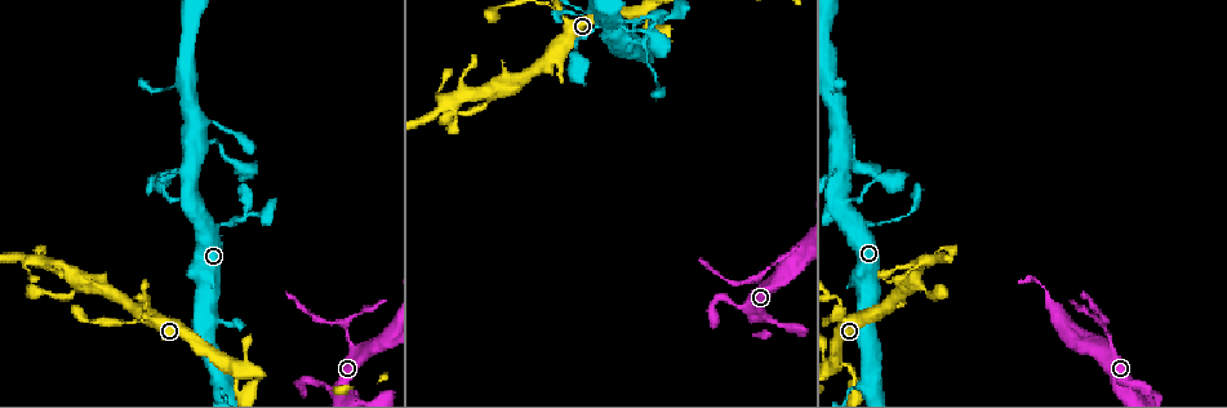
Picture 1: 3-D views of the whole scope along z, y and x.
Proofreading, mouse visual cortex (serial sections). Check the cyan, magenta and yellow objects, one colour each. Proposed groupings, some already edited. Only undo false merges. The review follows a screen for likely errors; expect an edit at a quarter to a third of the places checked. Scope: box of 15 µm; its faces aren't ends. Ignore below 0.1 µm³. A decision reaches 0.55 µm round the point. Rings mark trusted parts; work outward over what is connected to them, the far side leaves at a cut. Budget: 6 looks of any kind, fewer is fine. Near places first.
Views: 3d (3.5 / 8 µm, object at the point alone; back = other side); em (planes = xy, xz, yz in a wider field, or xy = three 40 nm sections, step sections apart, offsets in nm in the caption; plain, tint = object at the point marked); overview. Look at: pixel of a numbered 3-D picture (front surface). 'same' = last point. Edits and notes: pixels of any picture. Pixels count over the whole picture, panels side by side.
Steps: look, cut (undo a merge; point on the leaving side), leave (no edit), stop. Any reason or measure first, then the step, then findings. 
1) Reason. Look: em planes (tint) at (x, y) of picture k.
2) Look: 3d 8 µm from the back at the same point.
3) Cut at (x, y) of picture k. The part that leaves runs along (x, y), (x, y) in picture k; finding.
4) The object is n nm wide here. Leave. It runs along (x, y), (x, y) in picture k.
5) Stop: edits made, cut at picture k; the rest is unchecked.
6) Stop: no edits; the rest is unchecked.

Sharp bend. Look: 3d 8 µm at (839, 365) of picture 1.

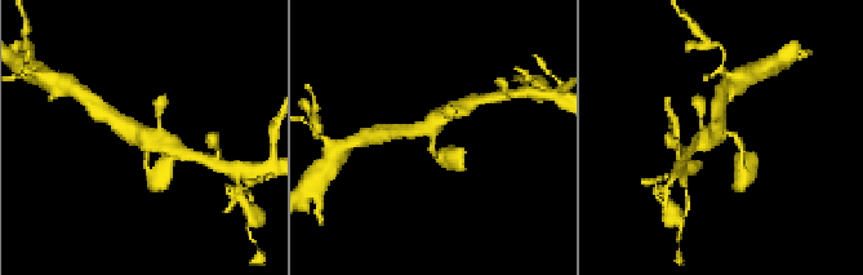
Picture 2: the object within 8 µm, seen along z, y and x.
Look: em xy step 2 (tint) at (144, 131) of picture 2.

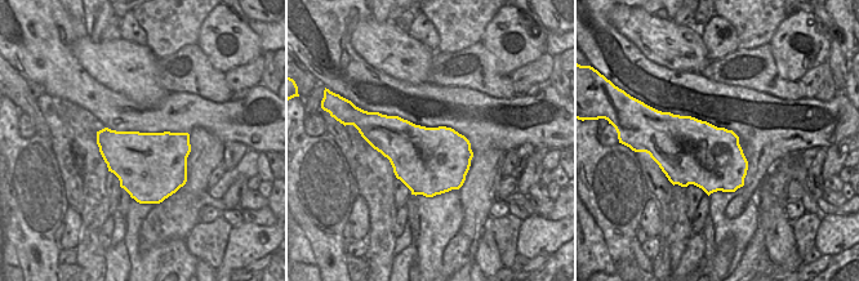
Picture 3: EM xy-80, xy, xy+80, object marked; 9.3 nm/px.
Leave. It runs along (111, 118), (143, 133), (147, 155) in picture 2; one cell here.

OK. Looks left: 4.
Sudden change in width. Look: 3d 3.5 µm at (348, 343) of picture 1.

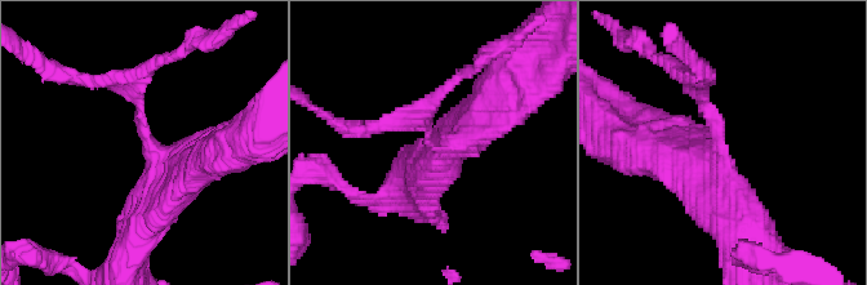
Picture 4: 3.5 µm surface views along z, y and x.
Look: em planes (tint) at (433, 144) of picture 4.

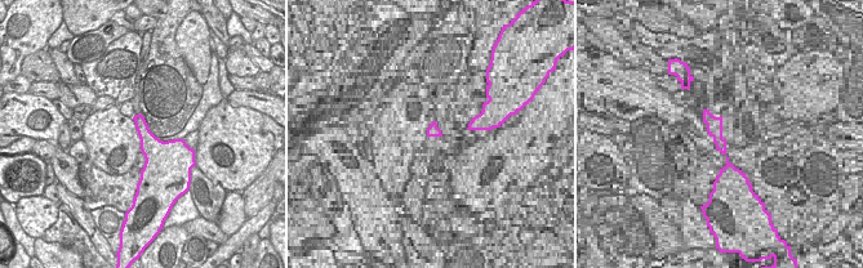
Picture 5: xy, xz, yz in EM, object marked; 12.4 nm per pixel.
Cut at (139, 103) of picture 4. The part that leaves runs along (150, 141), (123, 81), (71, 78) in picture 4; a second cell is stuck on.

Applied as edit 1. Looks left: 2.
Three-way junction. Look: 3d 3.5 µm at (145, 307) of picture 1.

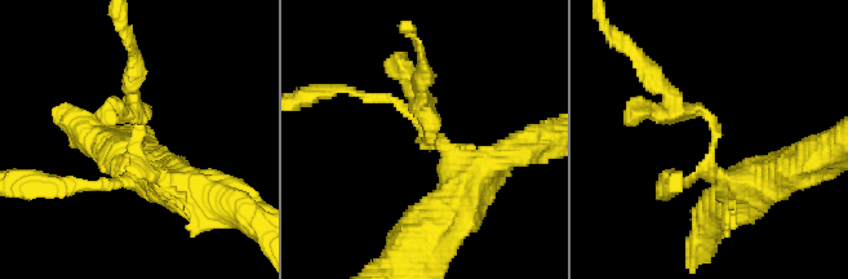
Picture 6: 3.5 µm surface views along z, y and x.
3 arms meet here; the arms are 100, 200, 400 nm wide. Look: em planes (tint) at (714, 147) of picture 6.

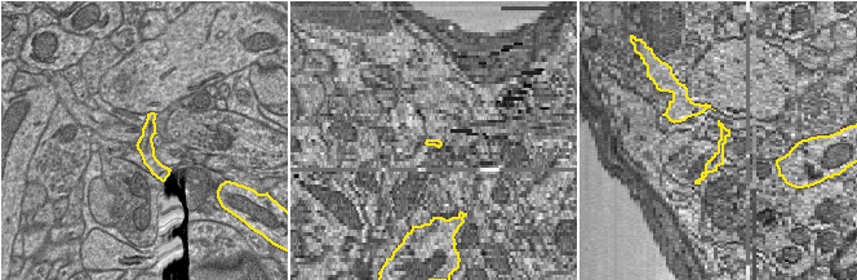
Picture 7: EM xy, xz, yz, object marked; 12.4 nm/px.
The object is 220 nm wide here. Cut at (133, 101) of picture 6. The part that leaves runs along (142, 113), (131, 89), (142, 57) in picture 6; a second cell is stuck on.

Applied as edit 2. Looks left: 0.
Stop: edits made, cut at picture 4, cut at picture 6; the rest is unchecked.

